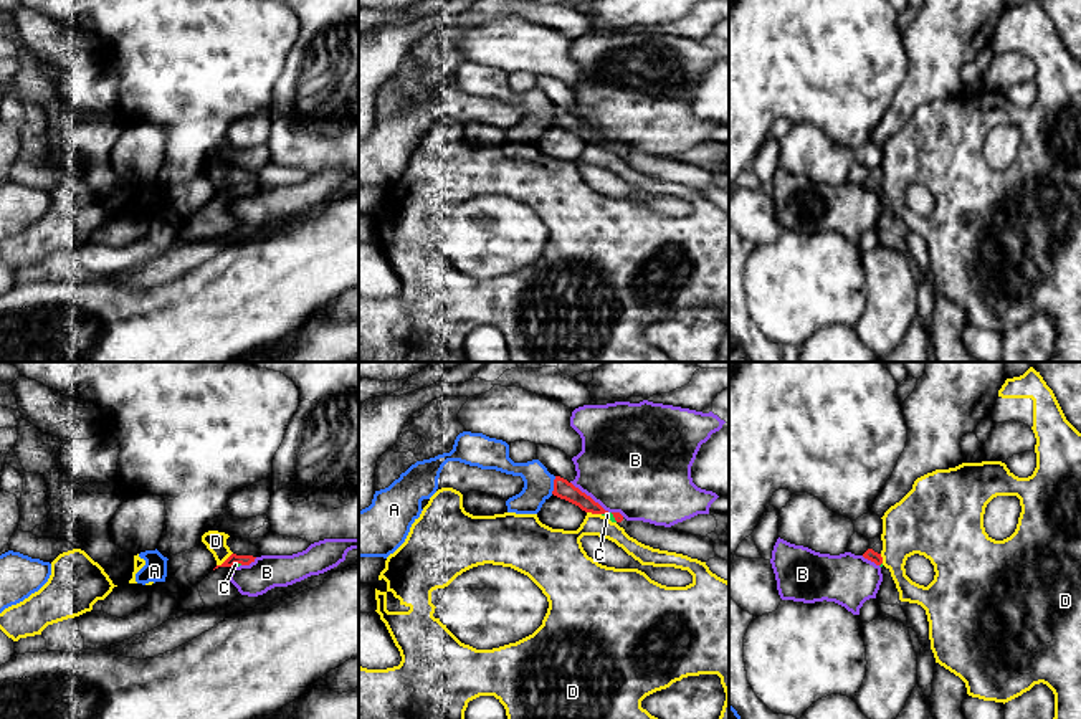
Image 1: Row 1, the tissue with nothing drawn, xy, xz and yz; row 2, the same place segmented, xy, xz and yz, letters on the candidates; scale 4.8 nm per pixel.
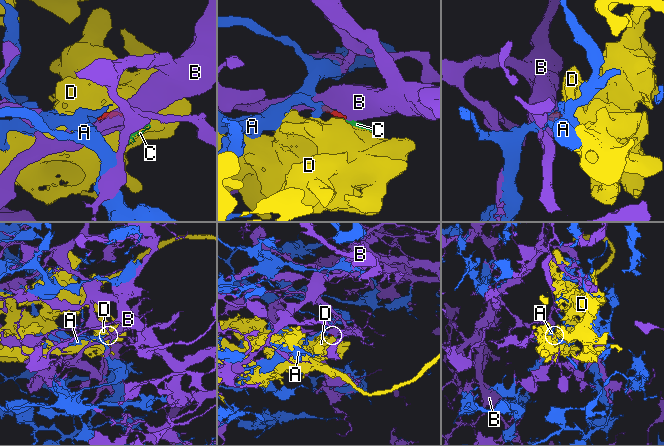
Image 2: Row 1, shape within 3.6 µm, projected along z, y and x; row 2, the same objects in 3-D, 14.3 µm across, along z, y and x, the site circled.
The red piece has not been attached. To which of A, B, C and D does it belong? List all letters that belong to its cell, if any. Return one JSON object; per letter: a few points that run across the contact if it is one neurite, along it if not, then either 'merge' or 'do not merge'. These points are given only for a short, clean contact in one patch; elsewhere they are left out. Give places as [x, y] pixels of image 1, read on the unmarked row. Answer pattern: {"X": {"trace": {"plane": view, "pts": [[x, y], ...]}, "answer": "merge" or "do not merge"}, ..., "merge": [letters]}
{"A": {"trace": {"plane": "xz", "pts": [[556, 106], [551, 123]]}, "answer": "do not merge"}, "B": {"trace": {"plane": "xz", "pts": [[571, 111], [609, 141]]}, "answer": "do not merge"}, "C": {"trace": {"plane": "xy", "pts": [[233, 189], [237, 192], [235, 194]]}, "answer": "merge"}, "D": {"trace": {"plane": "xy", "pts": [[232, 182], [217, 195]]}, "answer": "do not merge"}, "merge": ["C"]}

